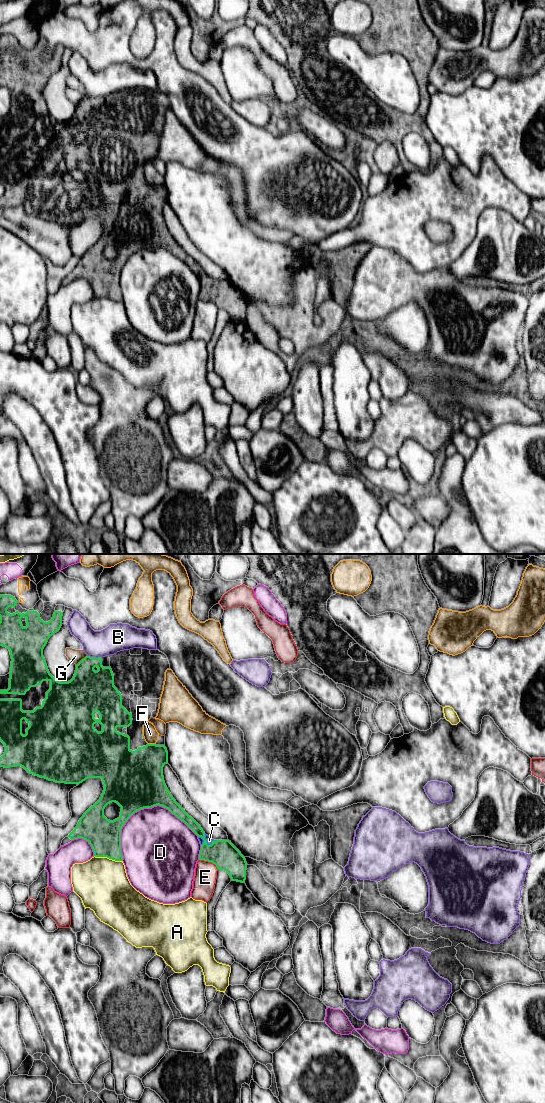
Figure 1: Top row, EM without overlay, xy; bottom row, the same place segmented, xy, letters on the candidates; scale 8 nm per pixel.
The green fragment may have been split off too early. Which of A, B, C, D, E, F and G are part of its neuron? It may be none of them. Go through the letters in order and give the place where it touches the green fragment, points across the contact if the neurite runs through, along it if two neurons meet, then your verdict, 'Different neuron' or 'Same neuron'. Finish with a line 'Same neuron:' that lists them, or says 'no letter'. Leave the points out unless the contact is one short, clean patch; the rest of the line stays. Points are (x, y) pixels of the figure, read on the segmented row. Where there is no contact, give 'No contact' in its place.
A: Touches green at xy (108, 857). Different neuron
B: Touches green at xy (94, 657). Different neuron
C: Touches green at xy (206, 843). Same neuron
D: Touches green at xy (142, 808). Different neuron
E: Touches green at xy (209, 861). Different neuron
F: Touches green at xy (152, 744). Different neuron
G: Touches green at xy (82, 660). Different neuron
Same neuron: C

